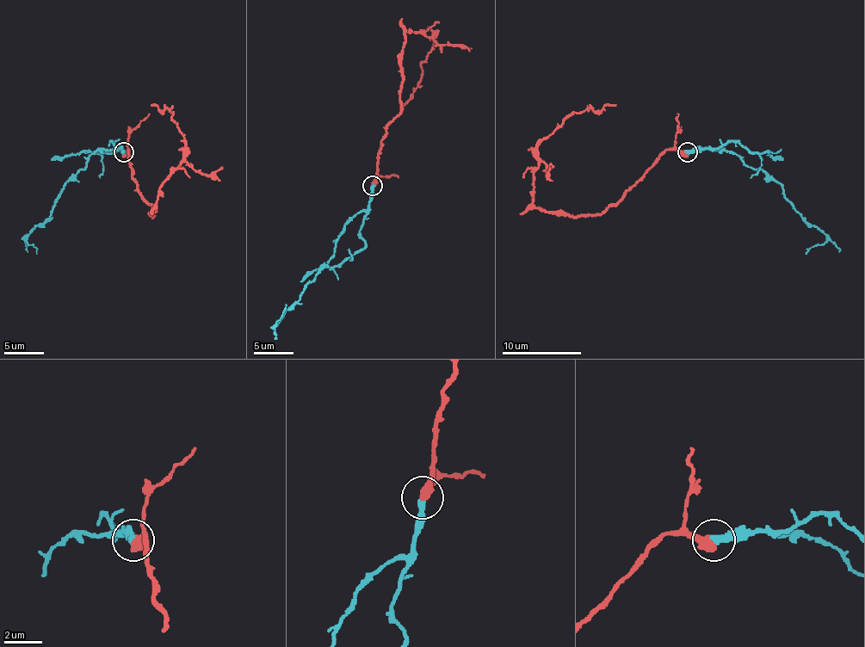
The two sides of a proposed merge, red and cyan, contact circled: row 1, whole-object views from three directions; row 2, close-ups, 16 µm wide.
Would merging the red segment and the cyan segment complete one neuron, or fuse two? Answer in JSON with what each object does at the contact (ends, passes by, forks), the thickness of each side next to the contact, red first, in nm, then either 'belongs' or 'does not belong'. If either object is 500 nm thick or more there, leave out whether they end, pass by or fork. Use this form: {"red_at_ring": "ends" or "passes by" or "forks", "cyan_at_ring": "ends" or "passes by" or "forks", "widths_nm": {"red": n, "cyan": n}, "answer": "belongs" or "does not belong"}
{"widths_nm": {"red": 500, "cyan": 400}, "answer": "belongs"}

